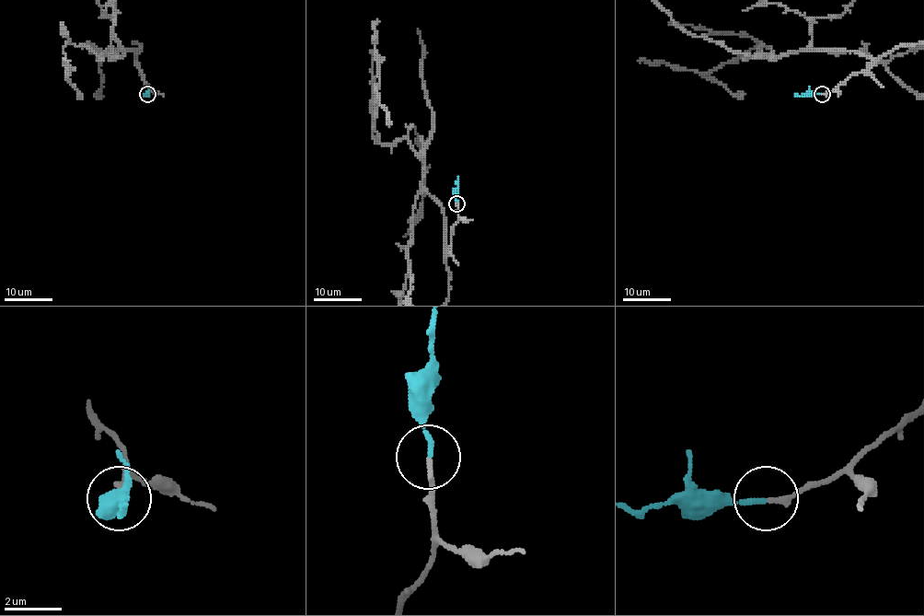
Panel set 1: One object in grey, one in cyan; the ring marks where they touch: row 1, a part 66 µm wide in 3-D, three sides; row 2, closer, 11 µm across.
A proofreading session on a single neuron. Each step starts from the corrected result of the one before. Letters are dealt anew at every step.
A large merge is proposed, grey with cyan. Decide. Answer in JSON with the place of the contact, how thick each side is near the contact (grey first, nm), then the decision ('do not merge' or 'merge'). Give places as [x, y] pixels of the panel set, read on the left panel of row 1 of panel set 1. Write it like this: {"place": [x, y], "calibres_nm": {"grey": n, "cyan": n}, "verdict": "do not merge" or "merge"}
{"place": [147, 94], "calibres_nm": {"grey": 180, "cyan": 190}, "verdict": "merge"}

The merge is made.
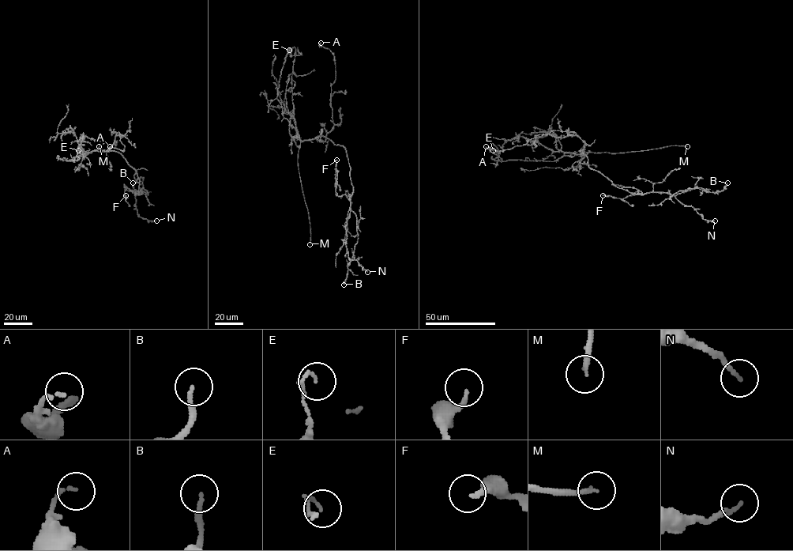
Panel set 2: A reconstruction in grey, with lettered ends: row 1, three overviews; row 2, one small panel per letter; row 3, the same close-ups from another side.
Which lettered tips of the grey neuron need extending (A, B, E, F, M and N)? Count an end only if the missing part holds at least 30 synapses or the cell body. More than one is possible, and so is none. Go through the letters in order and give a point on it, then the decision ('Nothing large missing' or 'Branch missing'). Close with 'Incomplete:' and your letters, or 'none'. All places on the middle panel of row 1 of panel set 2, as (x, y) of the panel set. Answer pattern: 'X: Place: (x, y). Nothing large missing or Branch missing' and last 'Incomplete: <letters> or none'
A: Place: (321, 43). Nothing large missing
B: Place: (343, 284). Nothing large missing
E: Place: (289, 50). Nothing large missing
F: Place: (336, 160). Nothing large missing
M: Place: (310, 244). Branch missing
N: Place: (367, 272). Nothing large missing
Incomplete: M

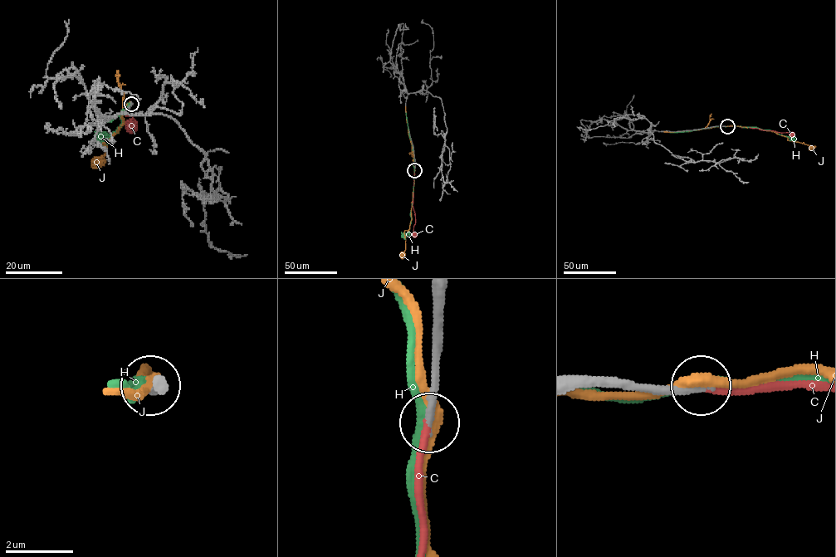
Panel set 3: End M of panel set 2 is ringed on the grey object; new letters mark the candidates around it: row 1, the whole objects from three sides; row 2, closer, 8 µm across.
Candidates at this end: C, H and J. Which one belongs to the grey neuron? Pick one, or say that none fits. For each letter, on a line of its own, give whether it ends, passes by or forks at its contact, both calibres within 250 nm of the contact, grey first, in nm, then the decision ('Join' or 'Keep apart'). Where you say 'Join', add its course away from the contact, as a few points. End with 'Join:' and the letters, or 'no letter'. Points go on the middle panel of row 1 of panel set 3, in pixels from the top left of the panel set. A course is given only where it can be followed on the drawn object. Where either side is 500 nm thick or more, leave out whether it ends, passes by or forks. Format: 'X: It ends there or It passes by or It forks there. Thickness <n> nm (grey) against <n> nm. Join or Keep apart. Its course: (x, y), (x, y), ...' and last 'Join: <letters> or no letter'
C: It ends there. Thickness 200 nm (grey) against 200 nm. Join. Its course: (414, 170), (413, 234)
H: It passes by. Thickness 240 nm (grey) against 280 nm. Keep apart
J: It passes by. Thickness 260 nm (grey) against 320 nm. Keep apart
Join: C

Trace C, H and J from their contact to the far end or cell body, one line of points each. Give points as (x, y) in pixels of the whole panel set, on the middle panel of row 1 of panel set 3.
C: (414, 170), (413, 234)
H: (414, 170), (411, 218), (408, 232), (404, 235)
J: (414, 170), (412, 219), (408, 230), (404, 232), (405, 246), (403, 255)

